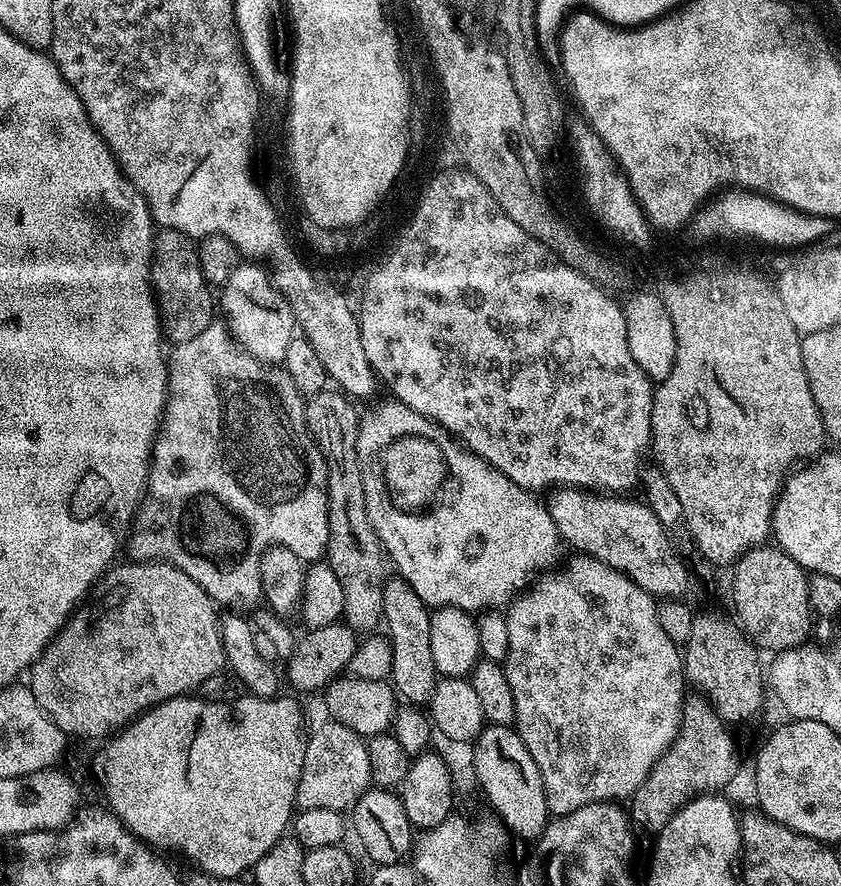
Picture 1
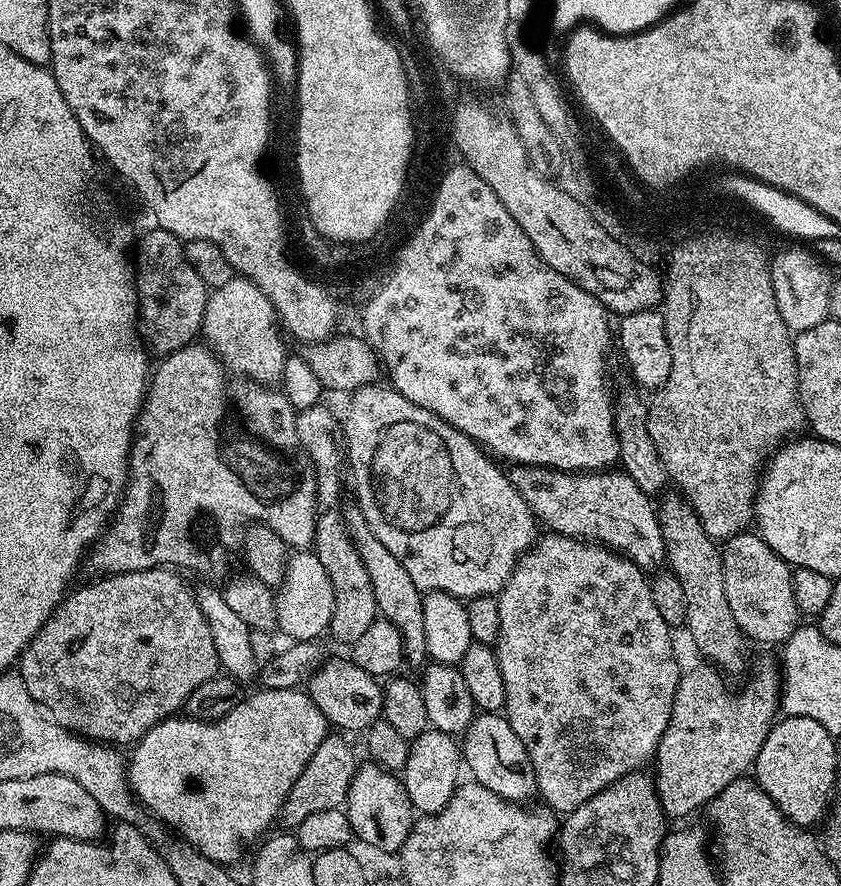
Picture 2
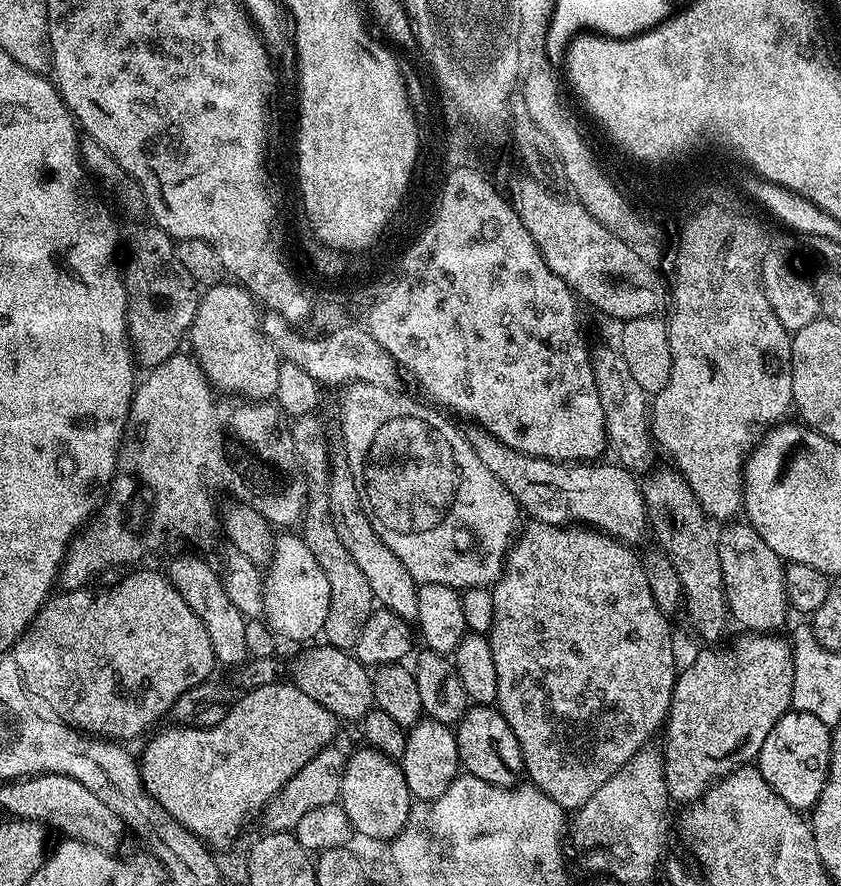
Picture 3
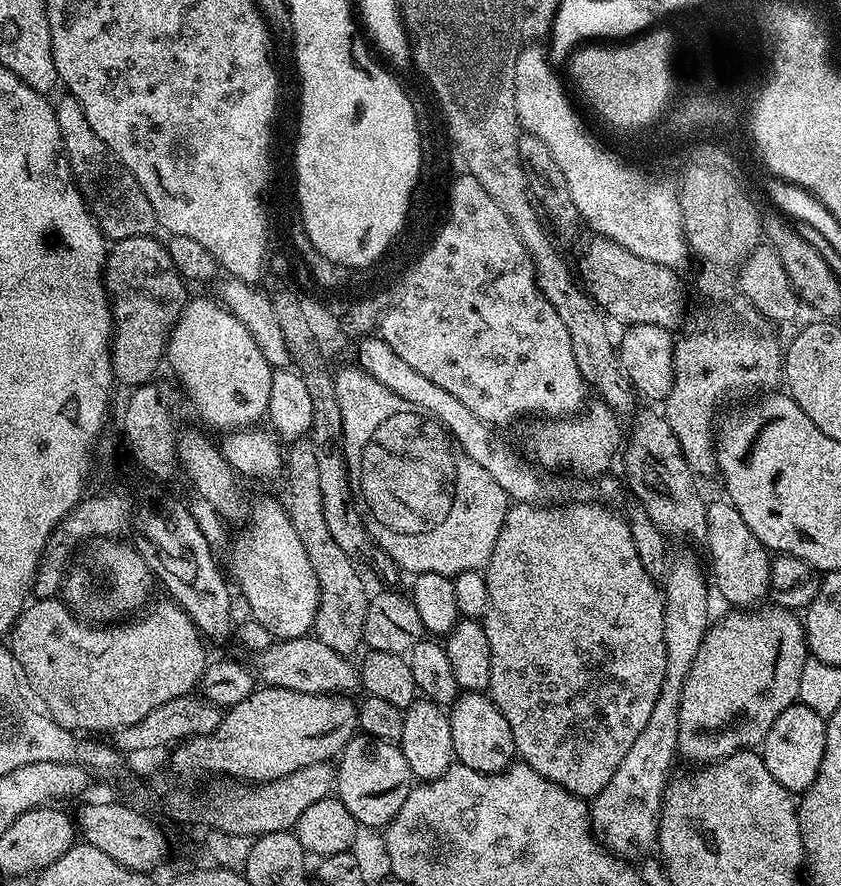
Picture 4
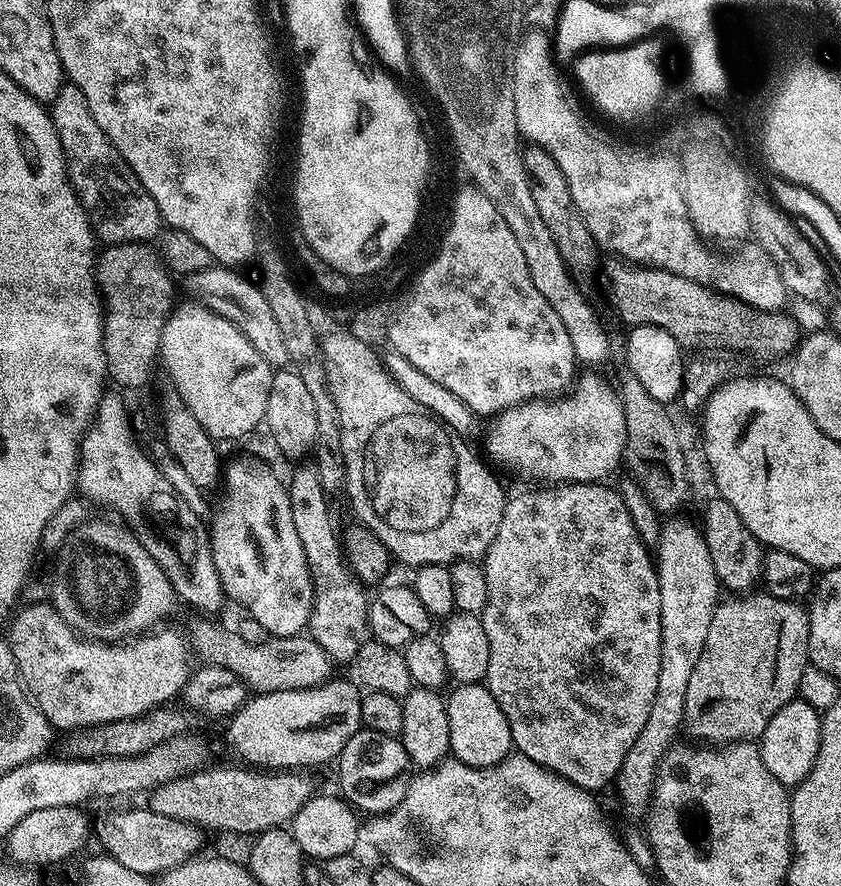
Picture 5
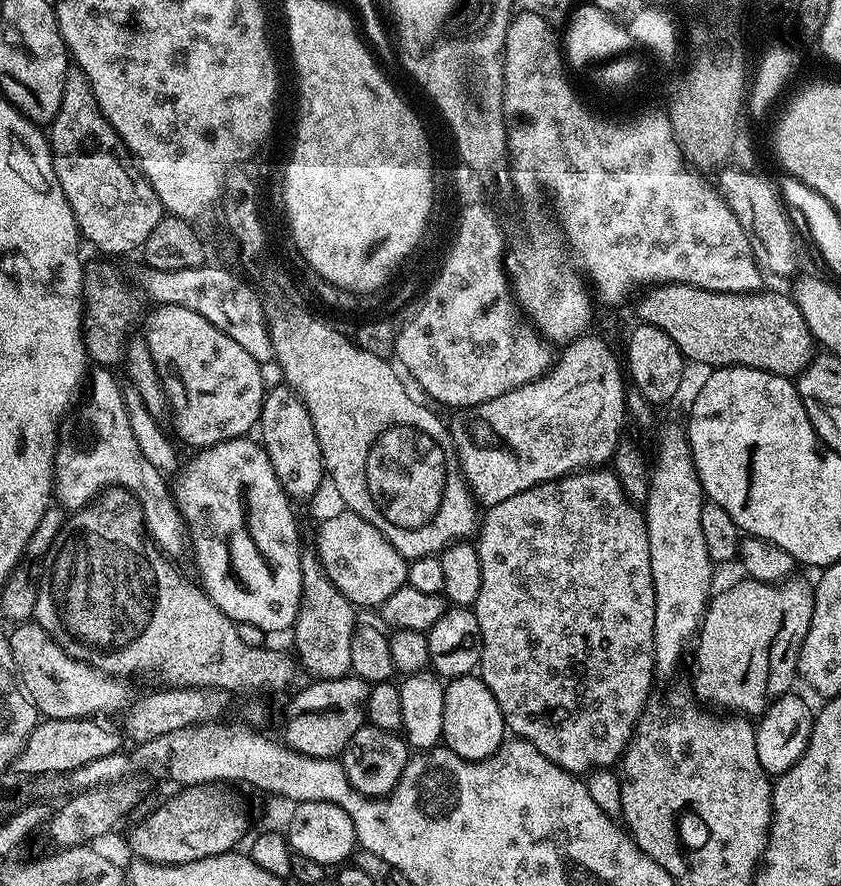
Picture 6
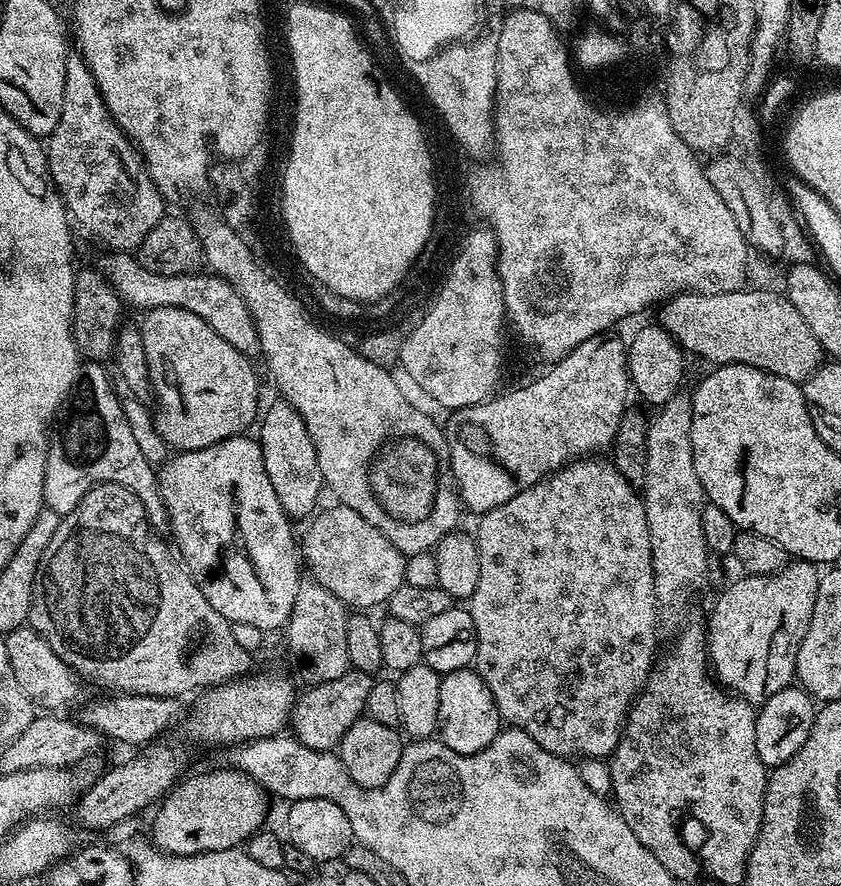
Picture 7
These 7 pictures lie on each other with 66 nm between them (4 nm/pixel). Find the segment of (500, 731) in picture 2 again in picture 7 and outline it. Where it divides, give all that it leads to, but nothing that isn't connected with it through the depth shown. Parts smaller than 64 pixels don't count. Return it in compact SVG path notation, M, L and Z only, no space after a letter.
M471 667L447 673L440 682L439 739L458 754L478 754L502 731L500 712L479 672Z

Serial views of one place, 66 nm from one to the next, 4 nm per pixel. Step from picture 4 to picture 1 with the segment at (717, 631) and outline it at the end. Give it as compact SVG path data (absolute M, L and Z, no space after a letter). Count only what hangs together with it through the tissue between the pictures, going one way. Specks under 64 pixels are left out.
M689 695L680 714L680 729L676 740L664 751L658 763L650 770L643 786L631 797L632 818L649 828L652 834L659 834L669 818L687 804L705 794L716 794L736 776L740 760L736 757L736 744L732 741L729 725L720 719L715 708L703 695Z

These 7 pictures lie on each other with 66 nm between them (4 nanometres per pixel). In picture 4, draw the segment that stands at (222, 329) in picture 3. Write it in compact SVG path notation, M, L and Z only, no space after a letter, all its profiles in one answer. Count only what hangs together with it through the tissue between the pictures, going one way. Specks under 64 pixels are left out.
M189 299L168 336L166 360L167 363L172 363L172 368L176 371L181 386L188 391L197 414L210 427L248 430L255 425L252 424L255 420L265 419L274 369L266 362L264 352L250 334L250 330L246 330L246 326L242 326L242 322L238 322L238 318L234 318L234 314L230 314L223 304L212 300Z

